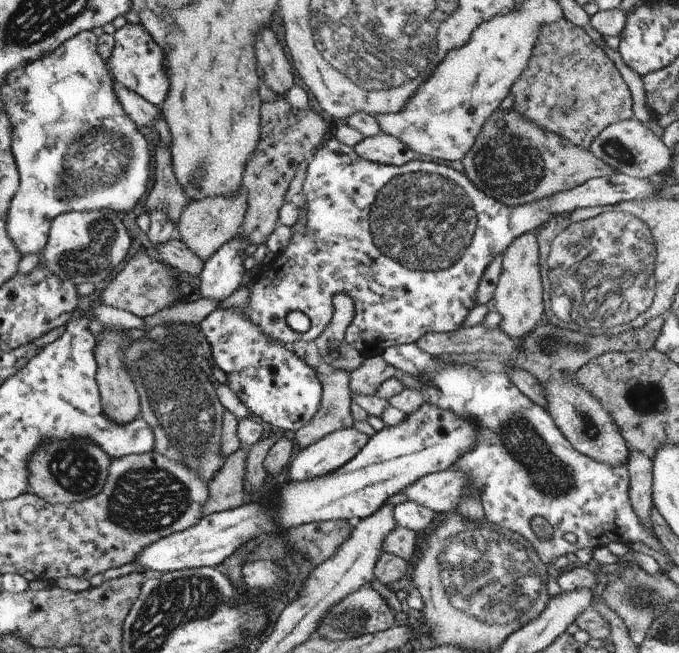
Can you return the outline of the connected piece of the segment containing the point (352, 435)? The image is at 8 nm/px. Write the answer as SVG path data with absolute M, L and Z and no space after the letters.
M354 427L335 430L298 450L287 470L288 480L313 480L343 466L365 446L368 436Z

